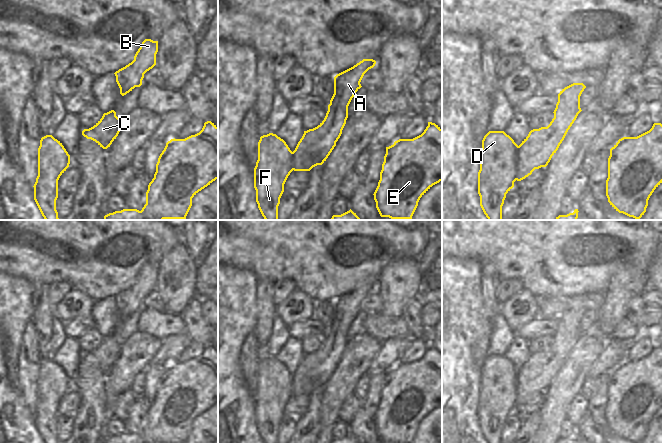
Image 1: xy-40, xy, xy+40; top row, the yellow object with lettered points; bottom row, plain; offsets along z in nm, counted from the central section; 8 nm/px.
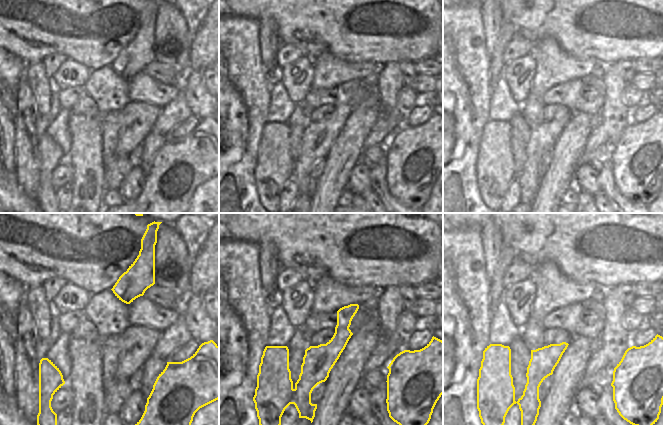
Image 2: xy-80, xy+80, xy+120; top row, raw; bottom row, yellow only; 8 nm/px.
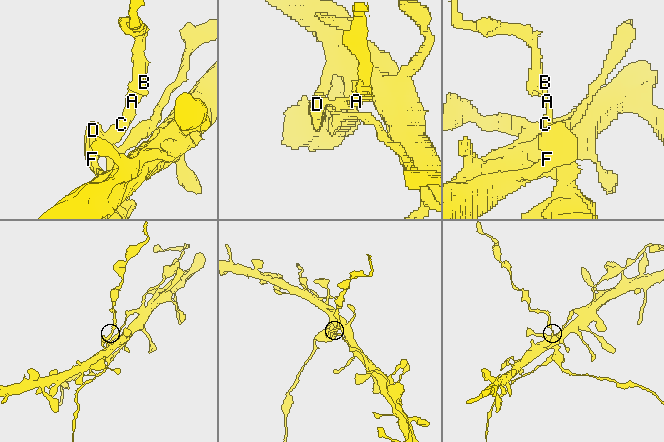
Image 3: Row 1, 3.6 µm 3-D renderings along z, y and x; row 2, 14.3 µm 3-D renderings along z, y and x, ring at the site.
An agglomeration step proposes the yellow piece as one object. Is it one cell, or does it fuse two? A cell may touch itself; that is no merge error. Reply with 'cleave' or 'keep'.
cleave

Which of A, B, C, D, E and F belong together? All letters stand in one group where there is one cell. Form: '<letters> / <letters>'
A B C / D E F

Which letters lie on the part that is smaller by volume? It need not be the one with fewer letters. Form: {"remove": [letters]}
{"remove": ["A", "B", "C"]}

